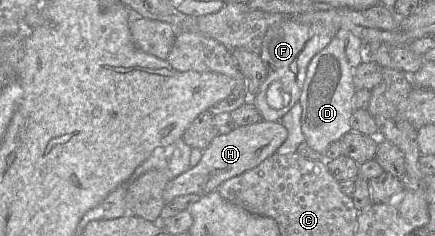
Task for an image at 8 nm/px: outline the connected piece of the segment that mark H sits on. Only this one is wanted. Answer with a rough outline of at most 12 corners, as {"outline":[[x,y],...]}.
{"outline":[[280,121],[217,134],[199,163],[170,180],[165,204],[205,195],[276,153]]}

